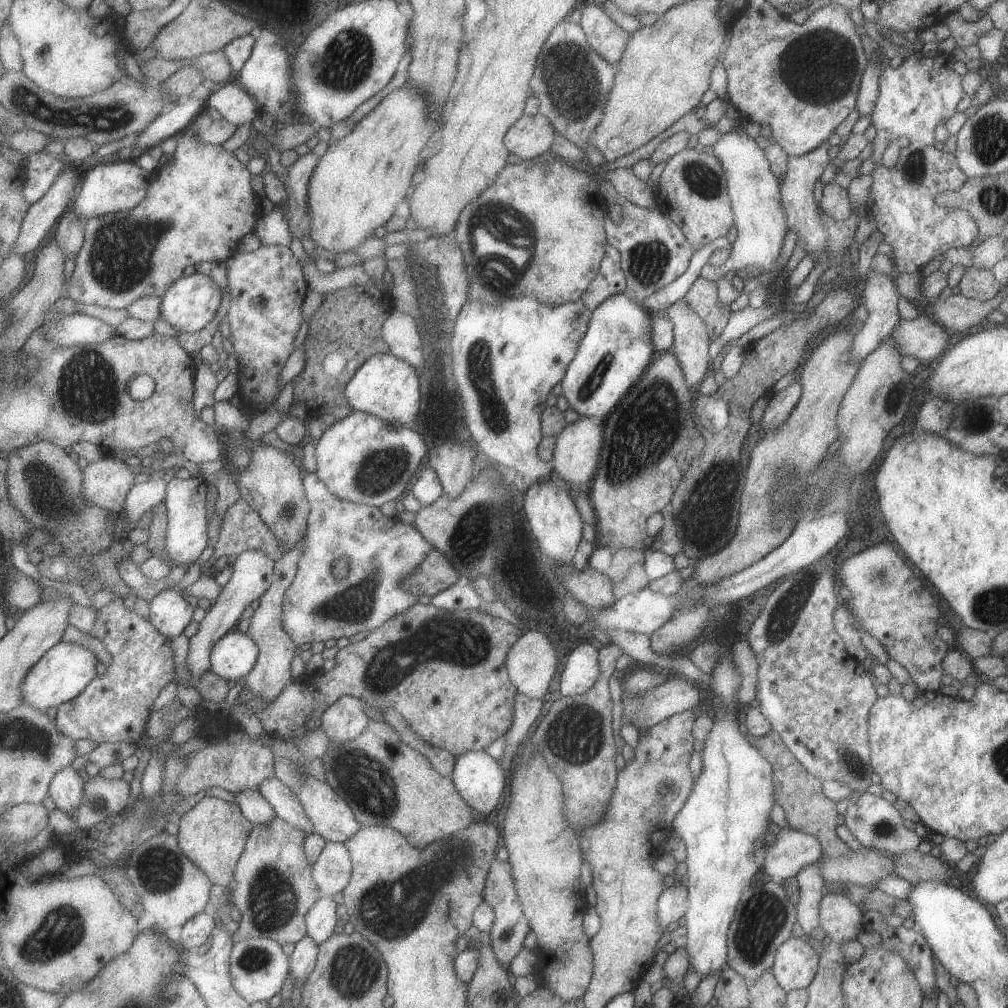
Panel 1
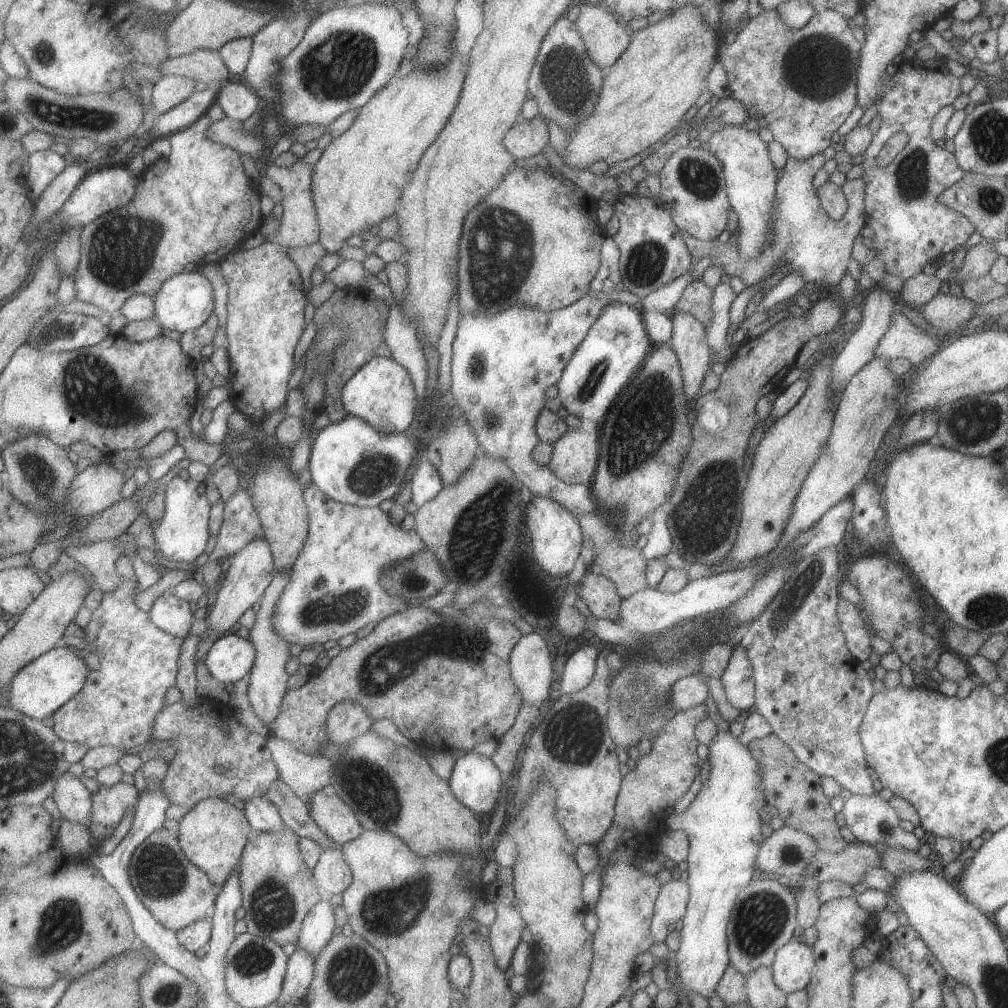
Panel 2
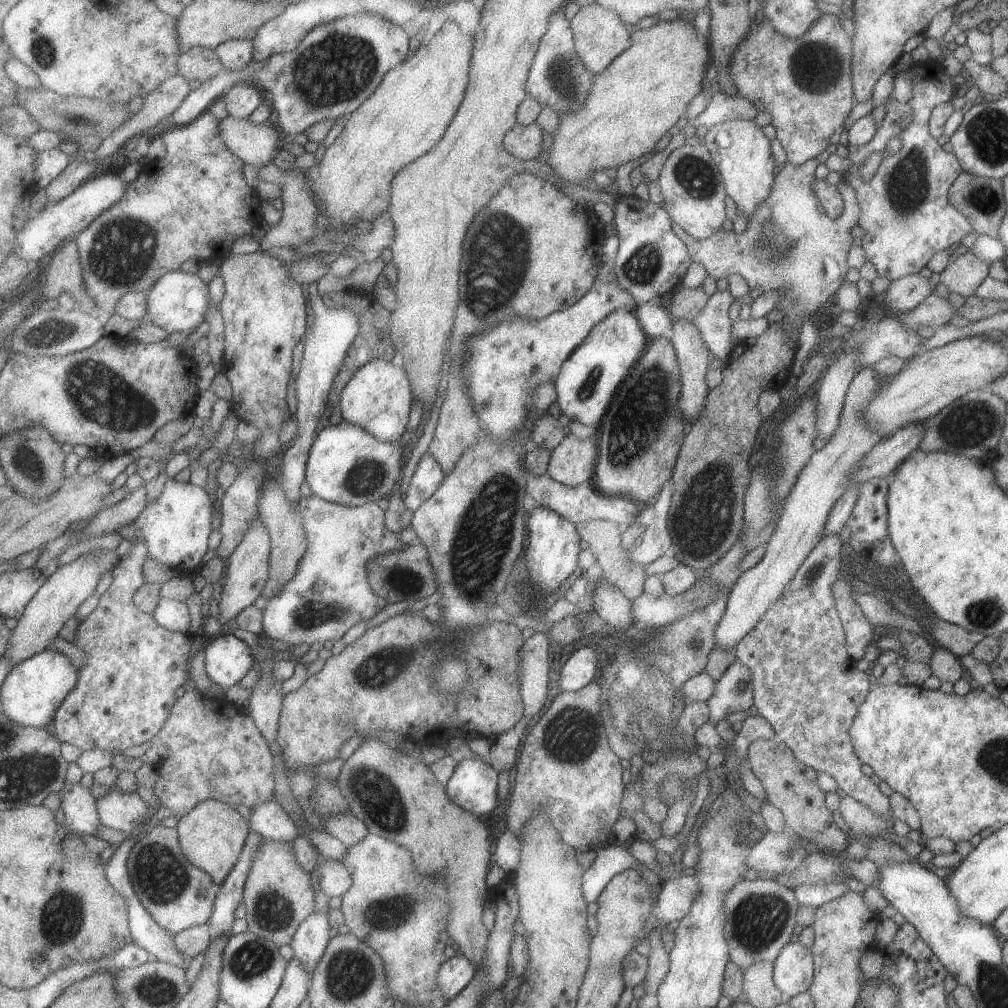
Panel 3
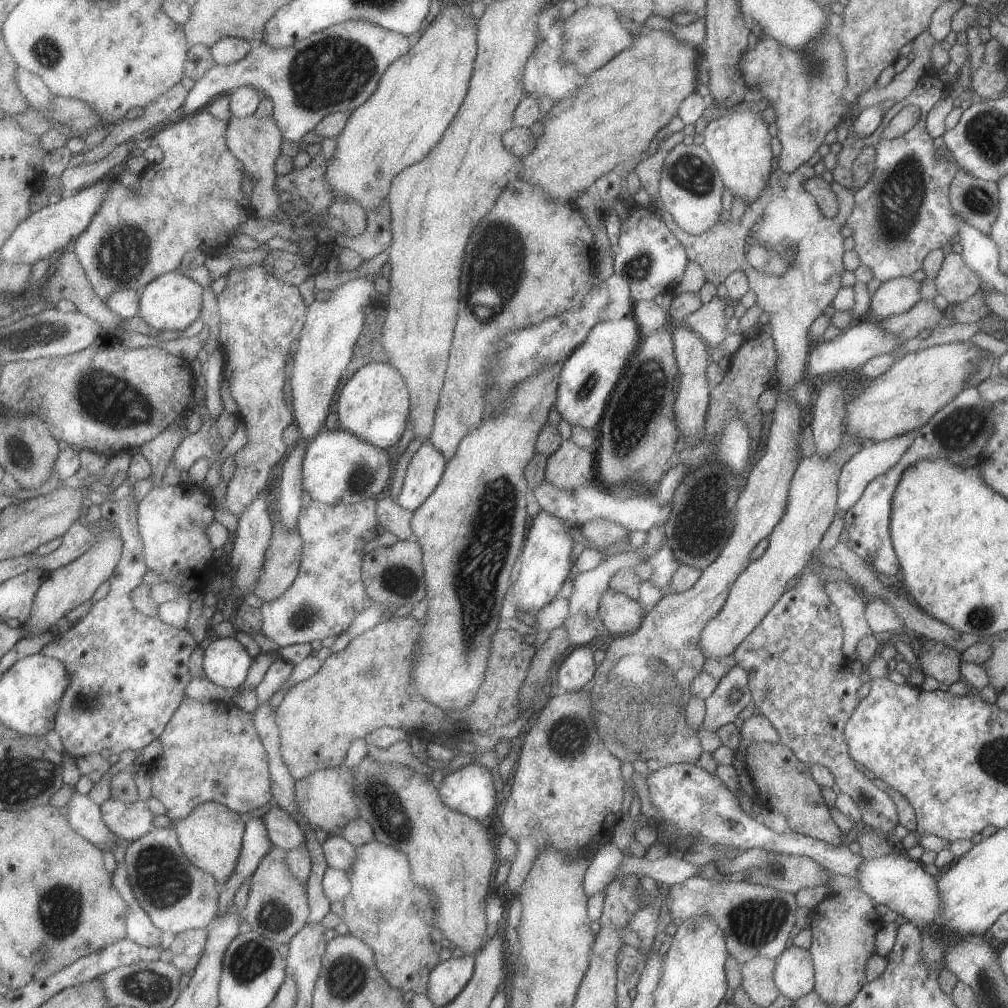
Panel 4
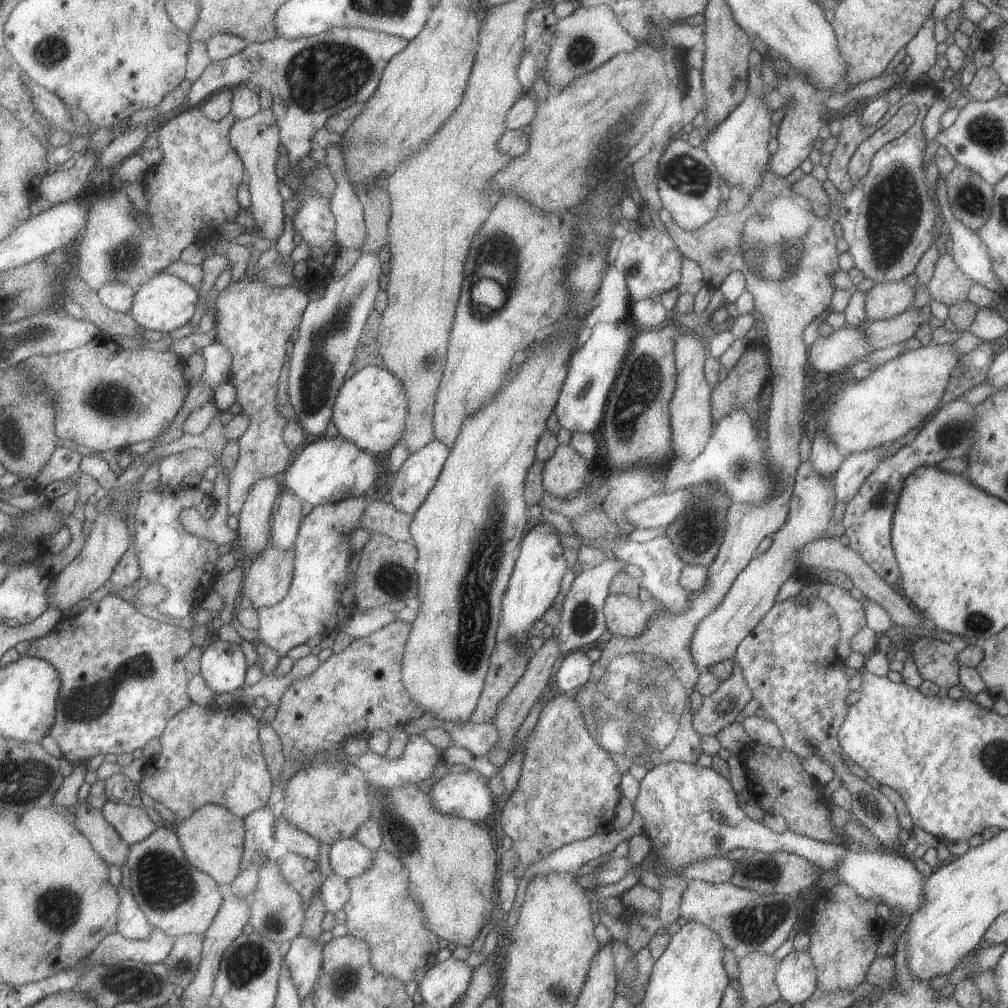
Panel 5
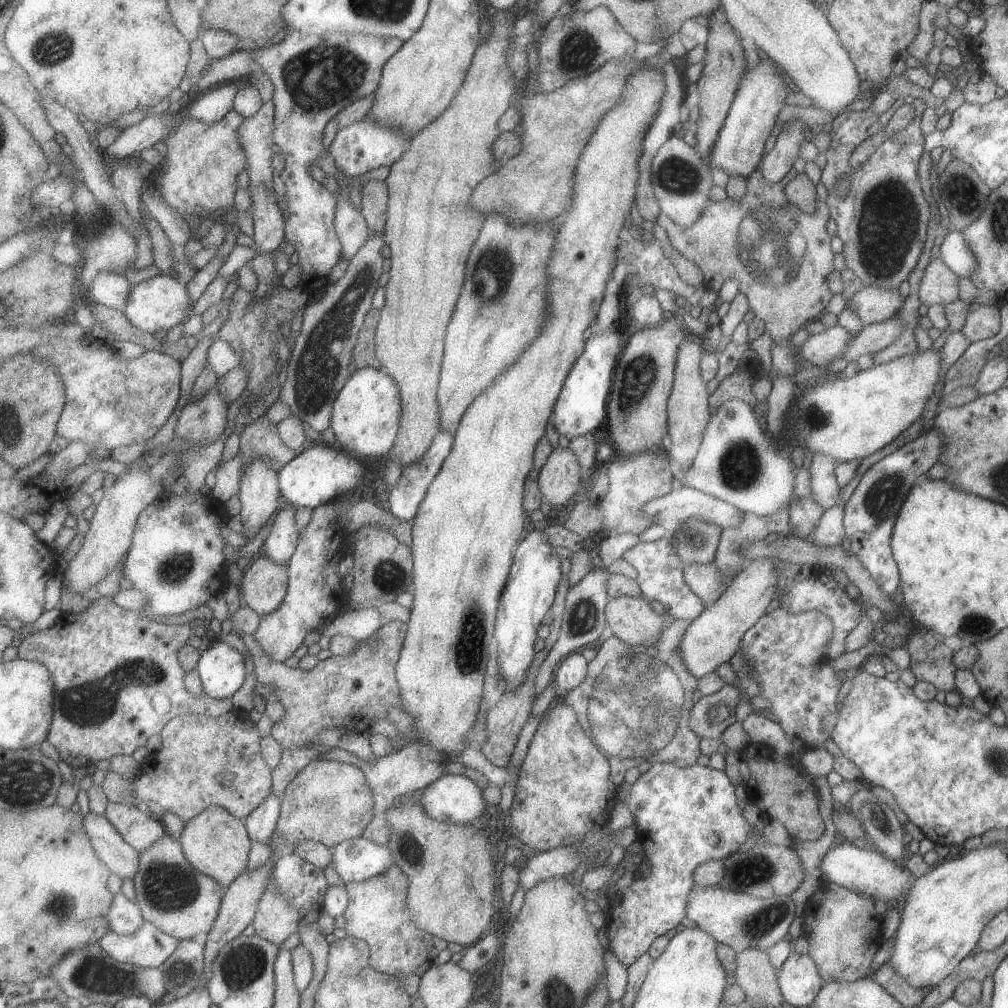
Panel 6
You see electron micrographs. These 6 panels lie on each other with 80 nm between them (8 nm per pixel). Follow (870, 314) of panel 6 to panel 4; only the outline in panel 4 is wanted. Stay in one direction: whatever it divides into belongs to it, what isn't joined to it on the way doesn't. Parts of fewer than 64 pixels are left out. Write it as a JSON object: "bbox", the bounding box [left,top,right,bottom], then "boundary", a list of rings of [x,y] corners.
{"bbox":[870,277,919,319],"boundary":[[[896,277],[882,282],[870,295],[871,318],[884,319],[909,310],[919,299],[919,282],[909,277]]]}

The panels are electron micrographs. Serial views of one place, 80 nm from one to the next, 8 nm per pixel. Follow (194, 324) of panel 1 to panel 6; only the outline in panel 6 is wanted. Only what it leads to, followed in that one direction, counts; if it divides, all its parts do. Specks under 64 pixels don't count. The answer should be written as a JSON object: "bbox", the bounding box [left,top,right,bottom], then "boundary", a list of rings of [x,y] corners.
{"bbox":[124,275,192,333],"boundary":[[[156,275],[134,286],[124,313],[142,331],[153,333],[159,330],[169,332],[184,323],[192,312],[192,300],[187,284],[173,275]]]}

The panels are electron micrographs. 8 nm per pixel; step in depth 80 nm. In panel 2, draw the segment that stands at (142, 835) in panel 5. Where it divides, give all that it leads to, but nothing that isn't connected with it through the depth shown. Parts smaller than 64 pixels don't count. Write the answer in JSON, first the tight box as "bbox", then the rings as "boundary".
{"bbox":[92,782,140,828],"boundary":[[[125,782],[113,786],[99,784],[98,791],[92,794],[92,822],[114,828],[129,806],[136,810],[139,797],[140,790]]]}

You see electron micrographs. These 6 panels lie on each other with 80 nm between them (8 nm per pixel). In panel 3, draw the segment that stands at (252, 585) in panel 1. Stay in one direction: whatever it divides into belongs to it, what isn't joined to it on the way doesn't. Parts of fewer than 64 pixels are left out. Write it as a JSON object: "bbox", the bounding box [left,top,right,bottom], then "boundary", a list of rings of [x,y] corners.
{"bbox":[217,514,272,629],"boundary":[[[259,514],[258,519],[249,527],[243,542],[227,561],[228,573],[218,597],[219,615],[217,618],[230,629],[234,626],[240,612],[255,604],[259,600],[259,596],[263,596],[263,591],[270,579],[272,538],[264,524]]]}

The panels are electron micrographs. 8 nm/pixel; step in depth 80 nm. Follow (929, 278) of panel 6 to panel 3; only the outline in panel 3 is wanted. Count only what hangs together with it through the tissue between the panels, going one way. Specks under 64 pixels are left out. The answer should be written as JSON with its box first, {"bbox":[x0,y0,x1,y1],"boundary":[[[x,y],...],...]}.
{"bbox":[939,249,988,298],"boundary":[[[968,249],[962,255],[951,254],[946,267],[940,272],[939,283],[944,284],[947,291],[960,294],[964,298],[974,294],[975,288],[983,282],[988,274],[988,262],[975,256]]]}

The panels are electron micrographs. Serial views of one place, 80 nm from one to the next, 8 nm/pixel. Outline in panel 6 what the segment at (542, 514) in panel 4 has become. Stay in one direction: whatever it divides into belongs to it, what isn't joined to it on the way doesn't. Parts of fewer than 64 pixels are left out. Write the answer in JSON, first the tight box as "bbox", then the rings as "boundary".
{"bbox":[494,529,561,690],"boundary":[[[534,529],[525,535],[525,538],[517,545],[515,556],[512,560],[508,586],[505,587],[504,595],[501,599],[501,608],[498,619],[496,620],[496,639],[497,649],[494,652],[494,661],[497,662],[505,681],[508,682],[508,690],[516,689],[525,678],[528,672],[528,666],[533,658],[533,642],[537,636],[537,628],[539,622],[543,620],[543,616],[547,614],[551,602],[553,602],[553,594],[556,593],[561,573],[559,564],[561,558],[555,554],[555,547],[547,542],[547,537],[542,530]]]}

